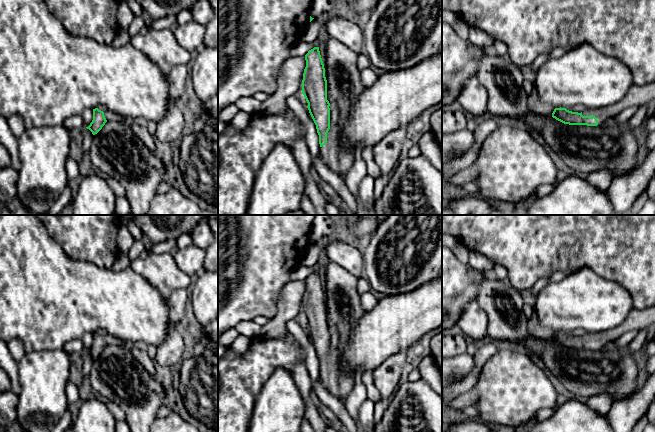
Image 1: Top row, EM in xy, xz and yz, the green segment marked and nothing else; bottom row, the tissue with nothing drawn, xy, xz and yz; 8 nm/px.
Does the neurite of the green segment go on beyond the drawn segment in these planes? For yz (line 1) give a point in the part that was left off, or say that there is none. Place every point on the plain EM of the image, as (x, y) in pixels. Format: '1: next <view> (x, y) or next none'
1: next yz (637, 319)

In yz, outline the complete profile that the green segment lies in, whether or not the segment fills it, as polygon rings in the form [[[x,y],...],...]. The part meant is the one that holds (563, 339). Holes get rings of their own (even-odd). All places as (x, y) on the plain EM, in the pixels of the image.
[[[655,306],[644,310],[632,308],[626,319],[610,330],[586,333],[581,337],[560,331],[554,333],[552,341],[564,348],[597,350],[608,343],[613,343],[628,331],[641,330],[653,323],[655,323]]]

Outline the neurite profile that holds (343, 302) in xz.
[[[325,260],[325,266],[325,301],[327,310],[334,318],[331,328],[339,332],[338,349],[342,349],[362,316],[360,295],[357,291],[359,278],[334,262]]]

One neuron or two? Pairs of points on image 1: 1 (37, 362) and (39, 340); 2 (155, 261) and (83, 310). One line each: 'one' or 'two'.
1: two
2: two

